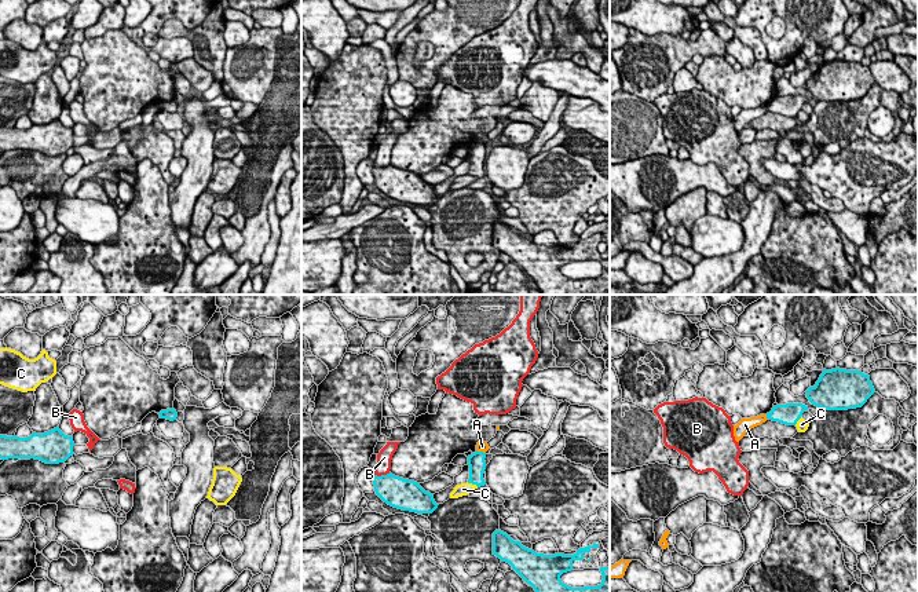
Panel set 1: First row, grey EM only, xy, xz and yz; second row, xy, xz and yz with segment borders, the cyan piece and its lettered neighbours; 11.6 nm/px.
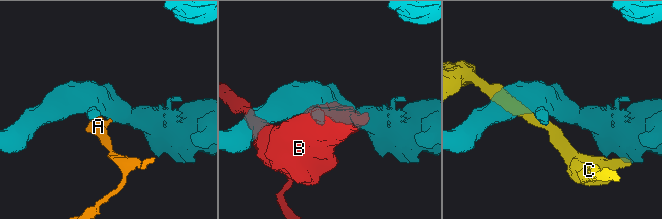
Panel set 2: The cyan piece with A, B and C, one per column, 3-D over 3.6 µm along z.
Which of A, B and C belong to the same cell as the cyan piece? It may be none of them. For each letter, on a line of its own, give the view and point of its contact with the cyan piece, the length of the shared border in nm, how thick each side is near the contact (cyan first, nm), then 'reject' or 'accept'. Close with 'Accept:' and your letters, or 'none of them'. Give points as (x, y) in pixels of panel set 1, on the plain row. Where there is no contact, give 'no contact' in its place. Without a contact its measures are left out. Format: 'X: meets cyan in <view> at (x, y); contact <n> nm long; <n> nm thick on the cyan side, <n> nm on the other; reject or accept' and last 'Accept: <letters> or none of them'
A: meets cyan in xz at (482, 143); contact 100 nm long; 200 nm thick on the cyan side, 130 nm on the other; reject
B: meets cyan in xz at (381, 167); contact 200 nm long; 340 nm thick on the cyan side, 170 nm on the other; reject
C: meets cyan in xz at (472, 175); contact 150 nm long; 200 nm thick on the cyan side, 140 nm on the other; reject
Accept: none of them

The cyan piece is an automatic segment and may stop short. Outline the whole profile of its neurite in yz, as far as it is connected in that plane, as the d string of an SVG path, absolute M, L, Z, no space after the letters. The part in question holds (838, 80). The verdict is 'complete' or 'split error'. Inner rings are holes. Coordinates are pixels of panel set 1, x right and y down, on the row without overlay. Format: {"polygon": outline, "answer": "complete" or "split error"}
{"polygon": "M835 59L823 61L816 76L807 81L807 89L819 101L848 102L862 99L874 84L868 66Z", "answer": "complete"}

